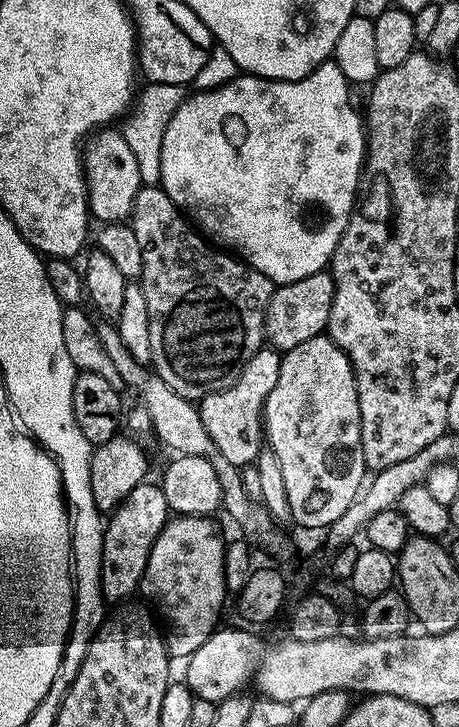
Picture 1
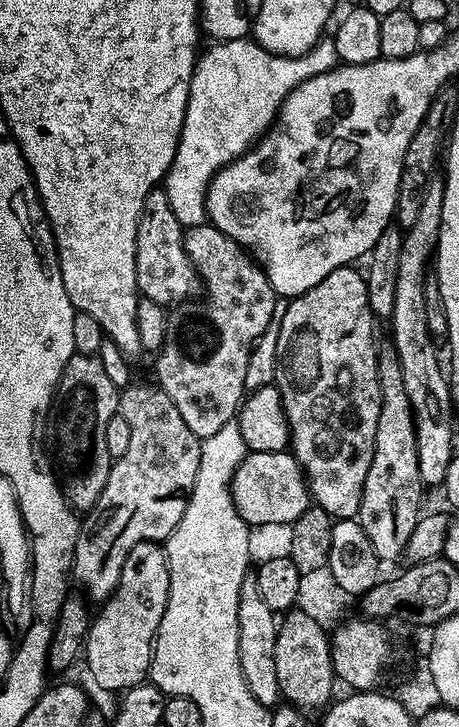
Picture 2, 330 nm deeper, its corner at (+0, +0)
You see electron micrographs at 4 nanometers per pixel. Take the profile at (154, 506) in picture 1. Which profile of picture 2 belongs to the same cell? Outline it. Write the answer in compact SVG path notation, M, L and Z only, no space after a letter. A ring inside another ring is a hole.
M157 541L138 542L130 554L126 554L126 566L122 566L122 578L111 598L99 605L100 613L91 617L88 625L88 636L84 640L82 653L83 663L88 663L88 672L92 680L104 692L123 693L136 684L145 683L149 679L152 667L152 650L158 634L158 626L162 622L162 614L166 614L166 602L170 594L170 570L168 555Z

